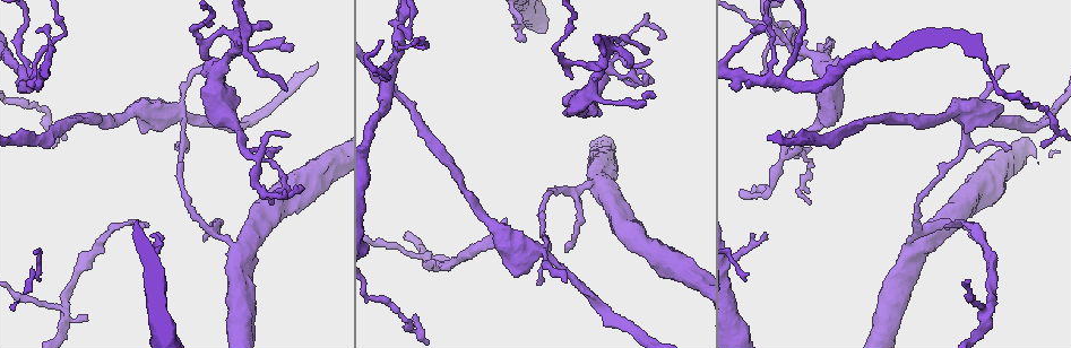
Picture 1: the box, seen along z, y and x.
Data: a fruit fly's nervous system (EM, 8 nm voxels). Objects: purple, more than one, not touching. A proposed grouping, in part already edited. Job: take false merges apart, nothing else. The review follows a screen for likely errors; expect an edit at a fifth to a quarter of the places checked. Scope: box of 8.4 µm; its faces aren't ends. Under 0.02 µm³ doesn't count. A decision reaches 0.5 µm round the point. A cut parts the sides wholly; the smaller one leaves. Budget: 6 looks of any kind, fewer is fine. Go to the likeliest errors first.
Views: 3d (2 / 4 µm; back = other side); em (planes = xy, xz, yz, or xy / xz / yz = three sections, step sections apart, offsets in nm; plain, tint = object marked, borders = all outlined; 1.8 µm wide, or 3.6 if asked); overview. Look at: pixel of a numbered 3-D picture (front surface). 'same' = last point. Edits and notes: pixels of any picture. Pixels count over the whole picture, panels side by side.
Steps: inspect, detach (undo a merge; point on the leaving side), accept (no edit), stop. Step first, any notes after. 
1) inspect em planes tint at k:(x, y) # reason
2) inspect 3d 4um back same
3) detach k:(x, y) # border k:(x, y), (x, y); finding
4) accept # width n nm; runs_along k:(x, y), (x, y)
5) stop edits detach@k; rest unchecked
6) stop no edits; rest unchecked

inspect 3d 2um at 1:(426, 262) # two arms in line, one across

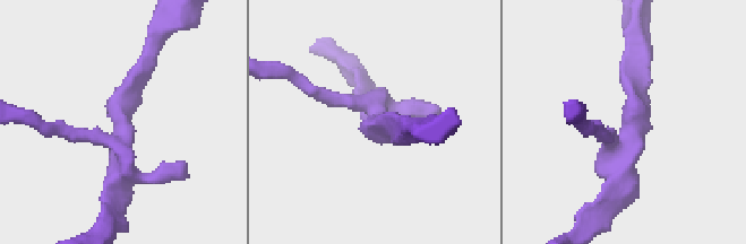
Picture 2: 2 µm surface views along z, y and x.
inspect em planes borders at 2:(375, 113) # shape alone is not enough

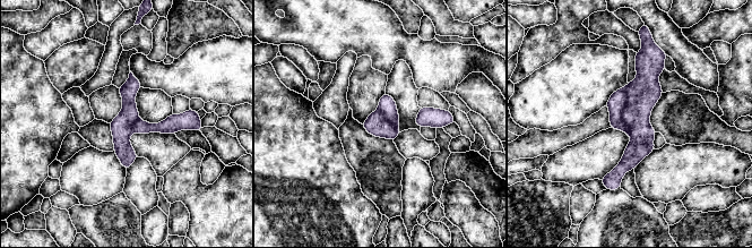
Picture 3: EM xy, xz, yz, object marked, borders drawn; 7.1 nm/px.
detach 3:(615, 104) # part_leaving 3:(195, 116), (162, 128), (136, 129); a second neuron is stuck on

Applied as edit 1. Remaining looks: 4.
inspect 3d 2um at 1:(180, 115) # arms part here

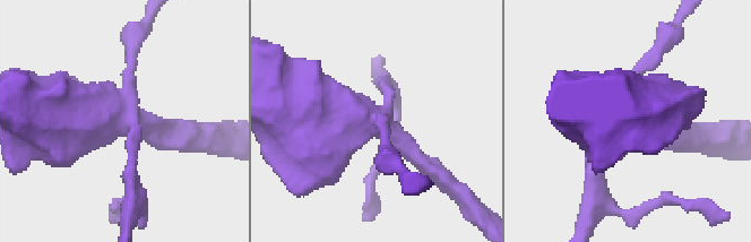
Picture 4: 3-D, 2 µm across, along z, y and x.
inspect em planes tint at 4:(376, 110)

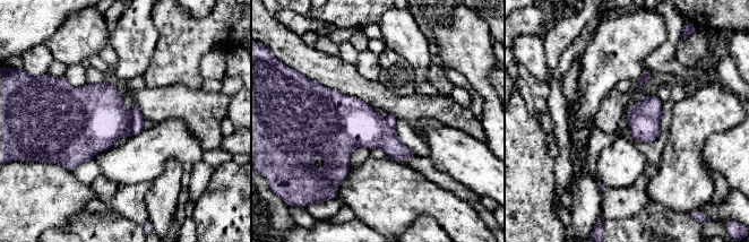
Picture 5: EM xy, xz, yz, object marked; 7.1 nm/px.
detach 5:(97, 117) # border 5:(130, 114), (132, 135); two neurons meet here

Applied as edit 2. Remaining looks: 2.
inspect em yz step 4 tint at 1:(598, 63) # sharp bend

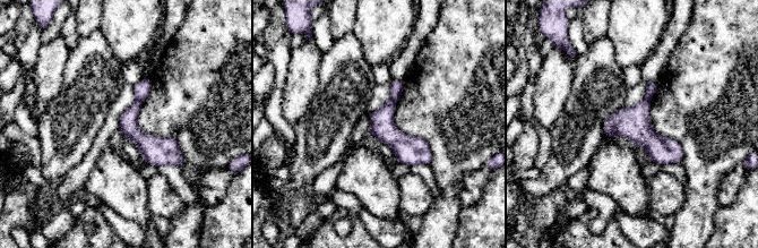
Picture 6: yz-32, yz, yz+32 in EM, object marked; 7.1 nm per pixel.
detach 6:(141, 90) # border 6:(136, 100), (140, 103); a second neuron is stuck on

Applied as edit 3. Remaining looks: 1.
stop edits detach@3, detach@5, detach@6; rest unchecked

